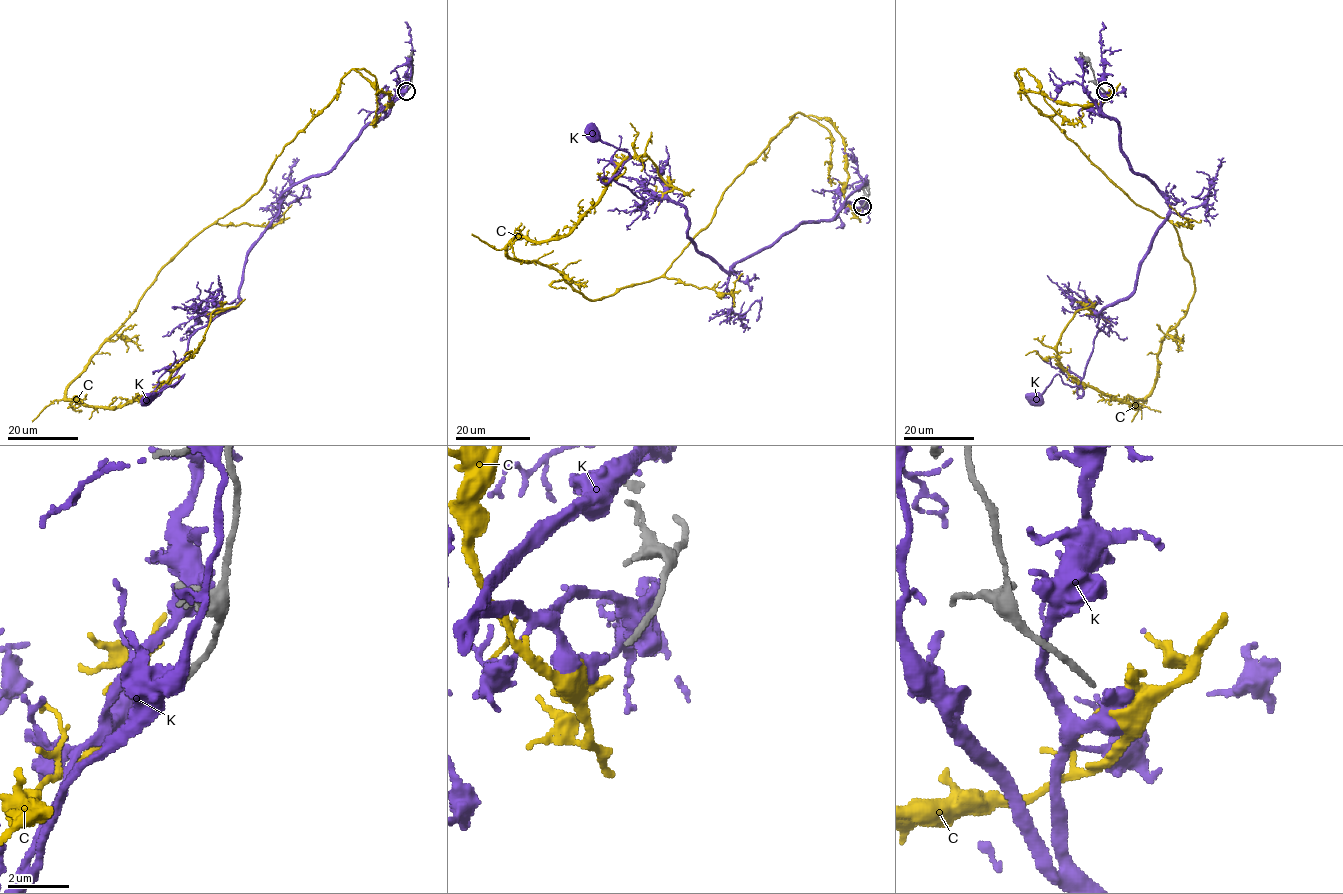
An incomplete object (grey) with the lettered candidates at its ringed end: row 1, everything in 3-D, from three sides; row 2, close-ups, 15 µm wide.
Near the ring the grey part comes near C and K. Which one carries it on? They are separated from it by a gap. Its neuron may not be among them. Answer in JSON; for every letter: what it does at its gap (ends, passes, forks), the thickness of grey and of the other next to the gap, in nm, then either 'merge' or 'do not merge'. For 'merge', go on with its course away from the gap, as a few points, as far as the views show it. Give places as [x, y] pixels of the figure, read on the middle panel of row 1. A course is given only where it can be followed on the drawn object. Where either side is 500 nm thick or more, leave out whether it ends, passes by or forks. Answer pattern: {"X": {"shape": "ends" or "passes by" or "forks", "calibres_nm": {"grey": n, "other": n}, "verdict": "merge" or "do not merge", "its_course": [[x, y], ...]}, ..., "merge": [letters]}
{"C": {"shape": "ends", "calibres_nm": {"grey": 190, "other": 360}, "verdict": "do not merge"}, "K": {"shape": "ends", "calibres_nm": {"grey": 190, "other": 440}, "verdict": "do not merge"}, "merge": []}

